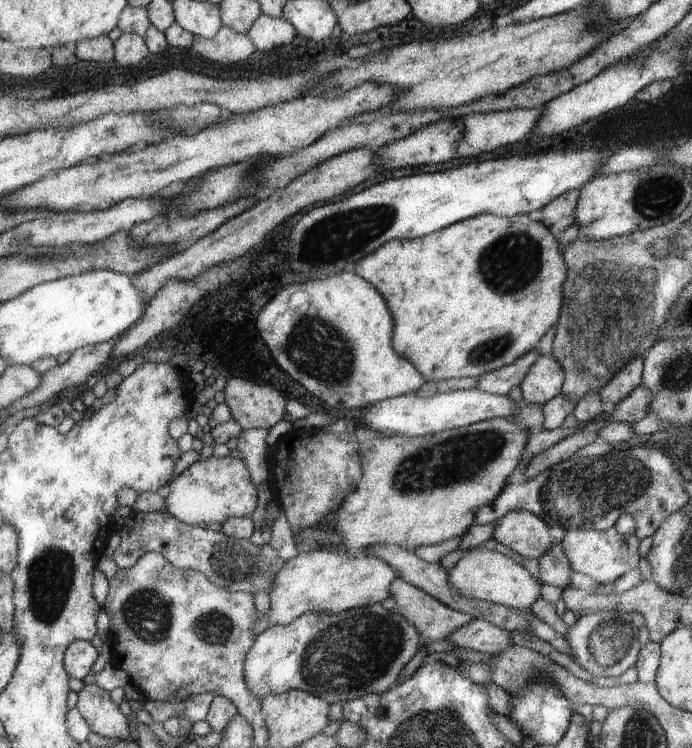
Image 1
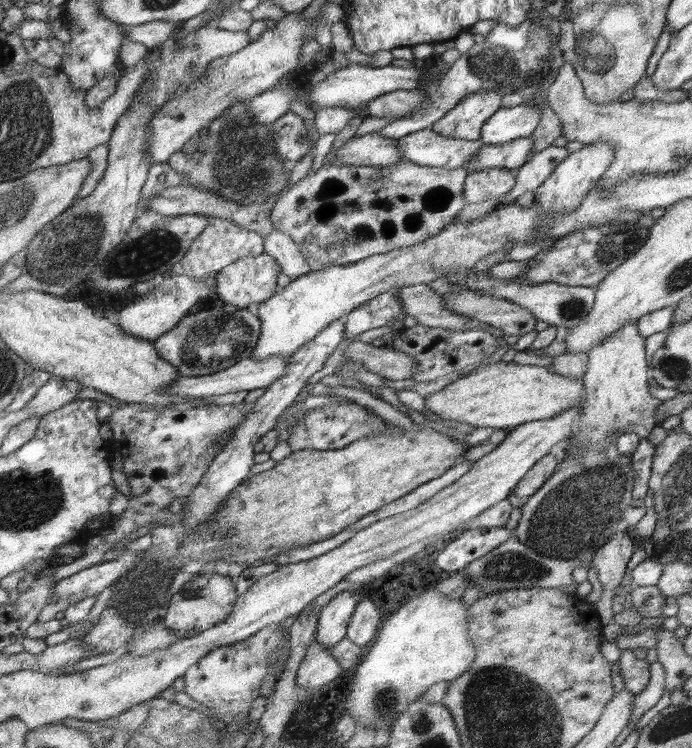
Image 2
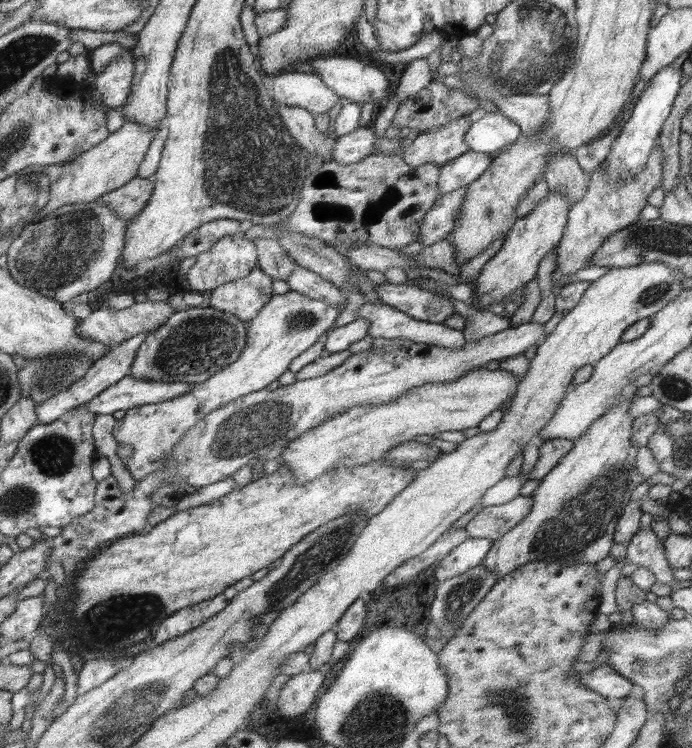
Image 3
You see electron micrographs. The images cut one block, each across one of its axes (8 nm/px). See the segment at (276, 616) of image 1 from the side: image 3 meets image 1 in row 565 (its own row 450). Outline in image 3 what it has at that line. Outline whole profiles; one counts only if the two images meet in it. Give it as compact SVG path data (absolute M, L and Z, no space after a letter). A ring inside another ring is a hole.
M483 367L450 383L424 385L412 389L402 398L396 398L390 402L354 406L347 412L330 417L323 424L292 440L280 454L282 457L280 465L286 465L295 474L296 482L302 485L316 480L334 468L339 468L340 465L354 466L383 460L384 456L387 456L396 445L403 444L404 441L415 440L416 436L420 434L432 436L446 432L446 430L463 431L466 428L476 428L482 419L490 416L494 410L505 408L511 398L515 396L516 389L520 384L521 380L514 374L509 374L507 370L500 368L488 370Z

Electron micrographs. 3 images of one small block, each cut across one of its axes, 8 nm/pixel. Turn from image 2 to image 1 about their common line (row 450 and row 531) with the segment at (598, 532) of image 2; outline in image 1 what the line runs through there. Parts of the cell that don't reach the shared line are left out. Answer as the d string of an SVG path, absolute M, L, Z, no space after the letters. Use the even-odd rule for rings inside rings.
M612 525L608 530L603 531L598 529L569 530L559 543L573 572L588 575L600 585L610 586L616 579L637 568L640 560L638 553L640 541L636 534L628 534L626 537L620 535L616 525Z

